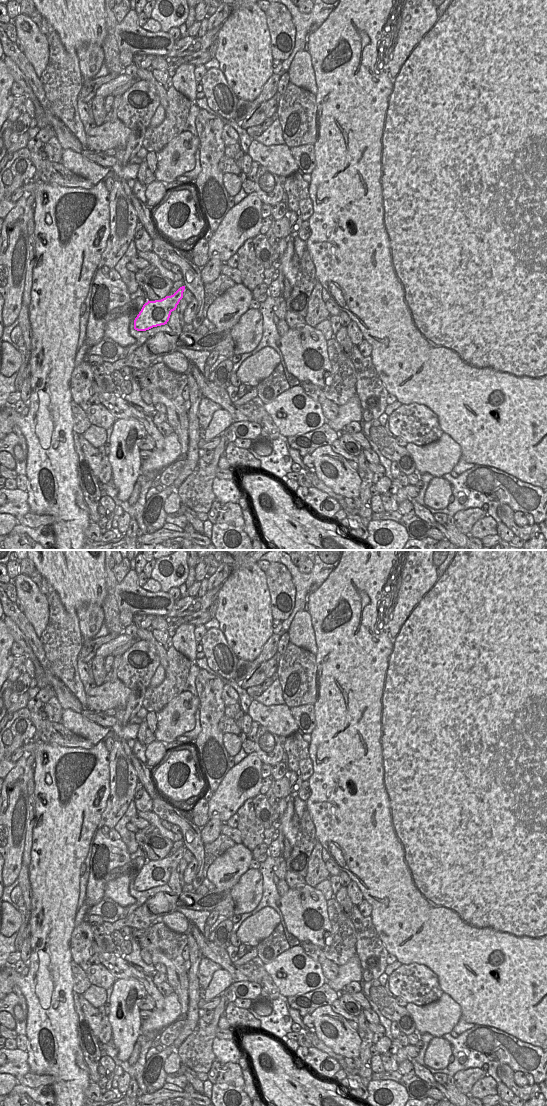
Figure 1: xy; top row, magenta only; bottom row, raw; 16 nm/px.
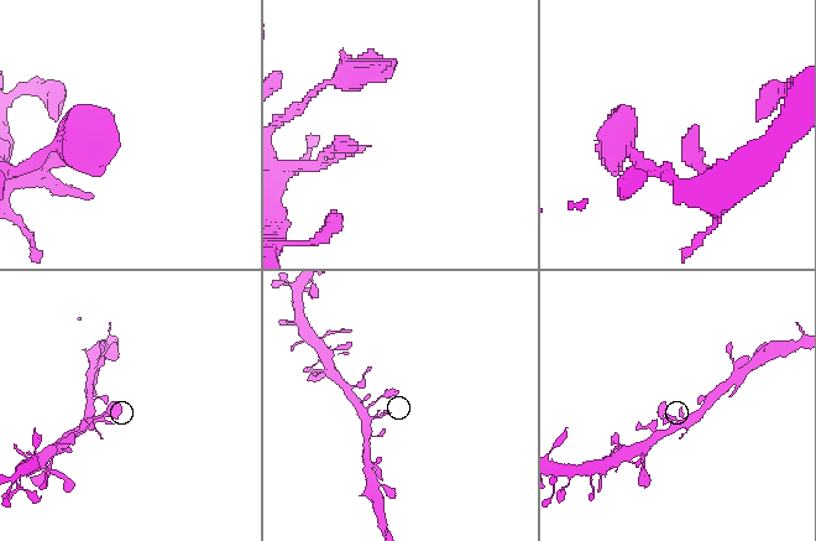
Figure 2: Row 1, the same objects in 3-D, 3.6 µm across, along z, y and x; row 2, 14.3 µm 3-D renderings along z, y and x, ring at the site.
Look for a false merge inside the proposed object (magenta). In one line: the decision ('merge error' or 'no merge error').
no merge error

